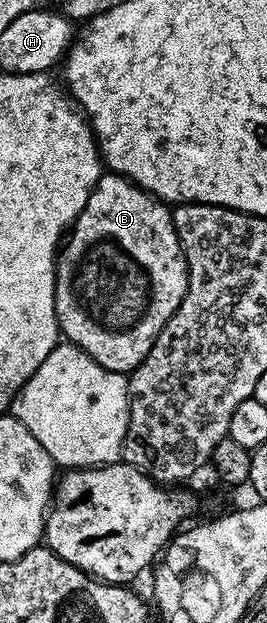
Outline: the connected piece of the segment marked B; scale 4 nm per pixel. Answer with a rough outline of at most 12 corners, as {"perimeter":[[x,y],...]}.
{"perimeter":[[101,174],[56,256],[61,336],[131,373],[187,288],[171,210]]}

